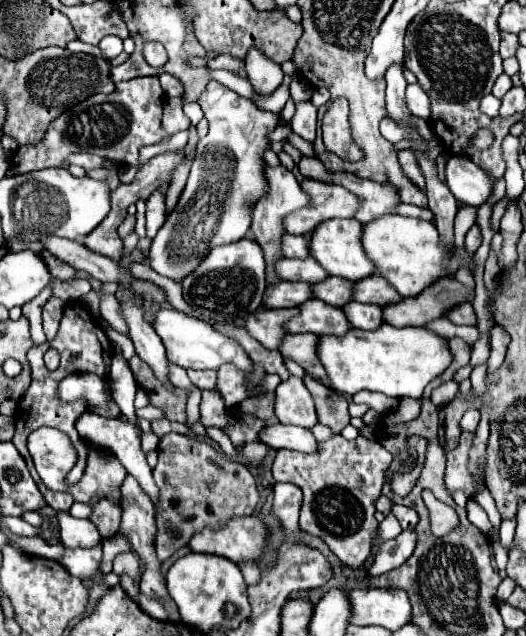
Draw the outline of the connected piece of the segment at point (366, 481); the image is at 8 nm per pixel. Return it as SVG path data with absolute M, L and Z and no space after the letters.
M332 436L318 444L316 454L278 450L272 476L274 480L292 482L302 488L304 498L300 508L300 528L322 538L344 566L360 568L370 556L372 534L378 530L374 502L380 496L384 472L390 462L392 454L376 440L368 440L364 436L358 436L356 440Z

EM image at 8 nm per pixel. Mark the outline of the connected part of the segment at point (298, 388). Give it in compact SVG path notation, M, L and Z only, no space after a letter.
M296 376L288 378L286 382L280 382L280 386L276 388L274 410L276 410L276 418L282 424L312 428L318 422L312 396L306 390L304 382Z

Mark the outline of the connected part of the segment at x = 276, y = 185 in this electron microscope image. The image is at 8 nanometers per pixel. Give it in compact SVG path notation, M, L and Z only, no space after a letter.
M264 164L264 178L266 178L266 182L268 182L268 192L266 192L266 194L256 202L256 206L254 206L252 228L250 228L250 230L252 230L252 234L254 234L254 240L256 240L256 242L262 246L262 250L264 250L266 276L268 276L266 282L272 284L272 282L278 282L278 280L280 280L280 278L274 274L272 266L274 266L274 262L276 262L278 258L282 258L282 256L280 256L280 236L284 234L282 218L284 218L286 214L298 210L298 208L308 206L310 198L308 198L308 194L304 194L304 190L300 188L296 176L294 176L292 172L288 172L282 164L278 164L278 166L268 166L268 164Z

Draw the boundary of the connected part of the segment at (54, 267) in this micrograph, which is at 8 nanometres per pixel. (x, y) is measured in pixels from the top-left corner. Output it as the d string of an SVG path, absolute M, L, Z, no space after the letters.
M42 250L38 254L42 256L42 260L48 266L48 270L50 270L50 274L52 274L54 280L70 280L70 278L74 278L76 270L72 266L68 266L66 262L58 262L58 258L50 256L46 250Z

